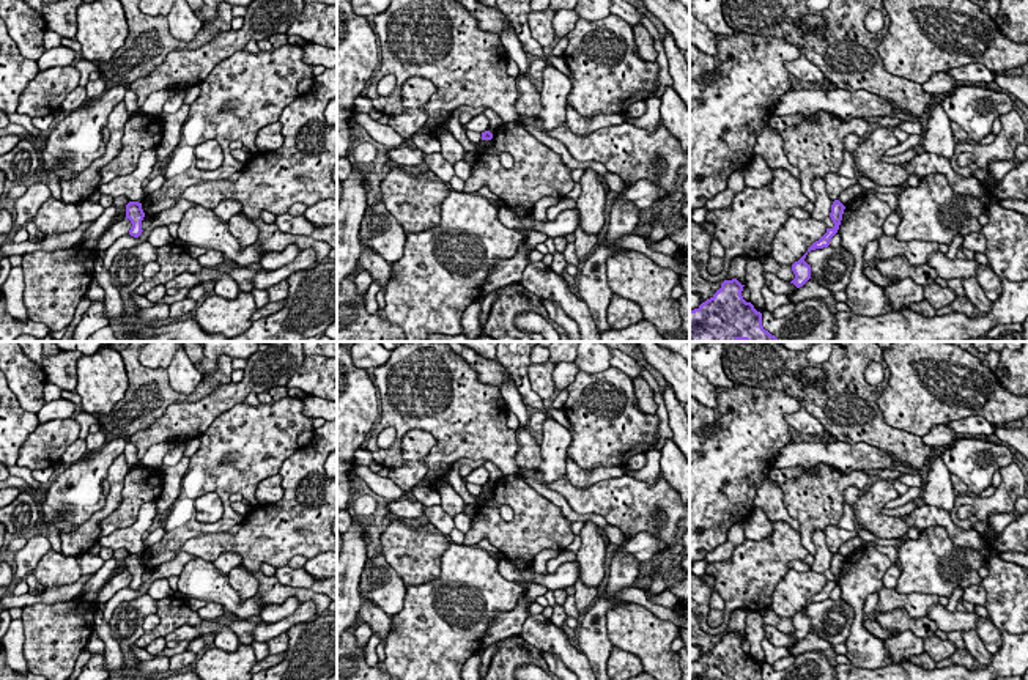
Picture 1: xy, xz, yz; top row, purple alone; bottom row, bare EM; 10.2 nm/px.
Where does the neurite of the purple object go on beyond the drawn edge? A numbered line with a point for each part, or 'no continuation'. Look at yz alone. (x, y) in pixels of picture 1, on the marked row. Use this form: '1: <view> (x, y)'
no continuation

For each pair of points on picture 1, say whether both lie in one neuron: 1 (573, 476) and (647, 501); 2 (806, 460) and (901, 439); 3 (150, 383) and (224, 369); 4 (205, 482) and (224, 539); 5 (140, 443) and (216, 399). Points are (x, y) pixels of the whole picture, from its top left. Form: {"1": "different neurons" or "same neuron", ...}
{"1": "different neurons", "2": "different neurons", "3": "same neuron", "4": "different neurons", "5": "same neuron"}

